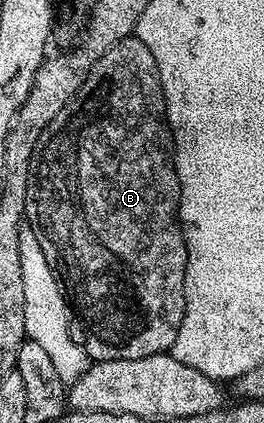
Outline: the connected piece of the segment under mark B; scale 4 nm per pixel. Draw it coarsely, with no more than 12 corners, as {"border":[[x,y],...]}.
{"border":[[121,40],[43,130],[26,221],[88,359],[187,303],[179,138]]}

